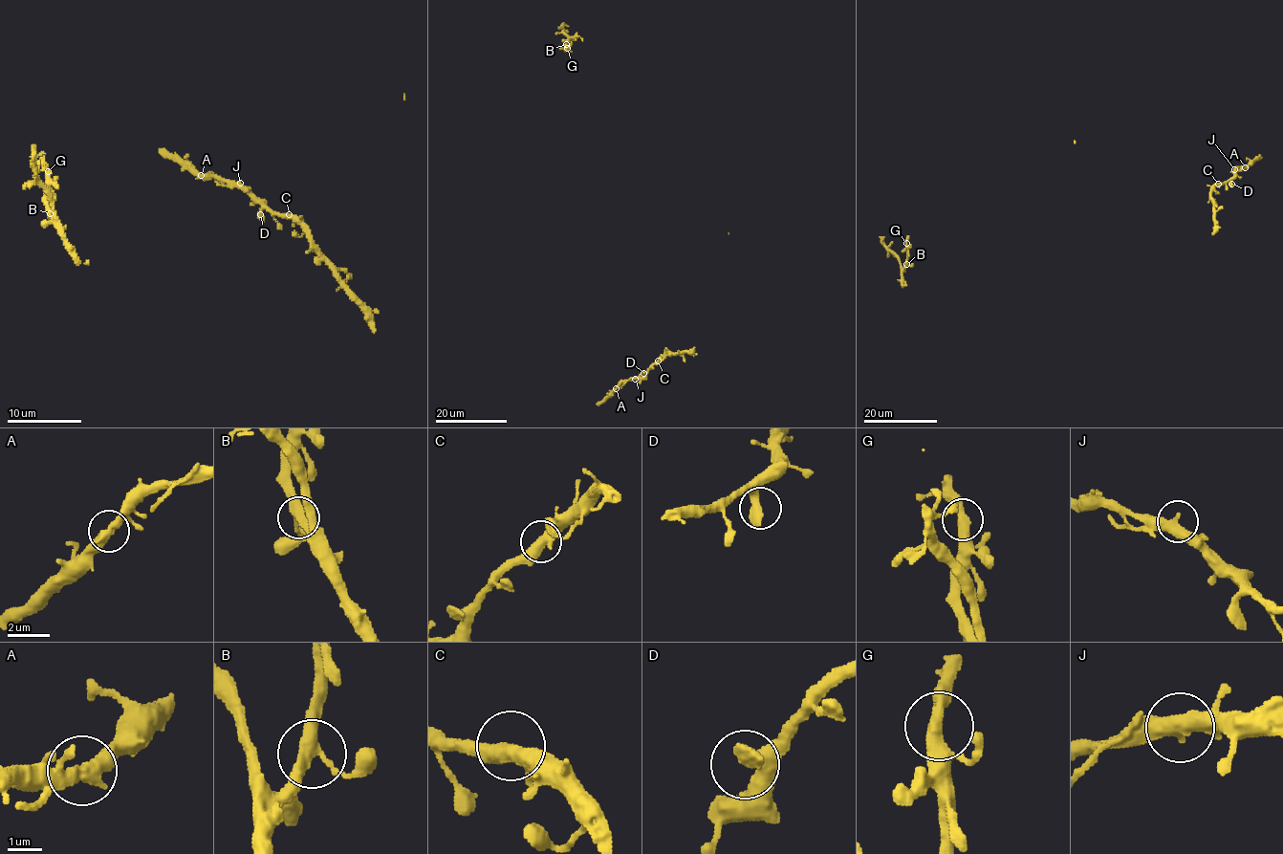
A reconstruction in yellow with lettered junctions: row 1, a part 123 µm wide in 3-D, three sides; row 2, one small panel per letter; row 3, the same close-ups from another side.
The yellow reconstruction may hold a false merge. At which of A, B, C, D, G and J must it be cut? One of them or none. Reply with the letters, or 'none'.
none

